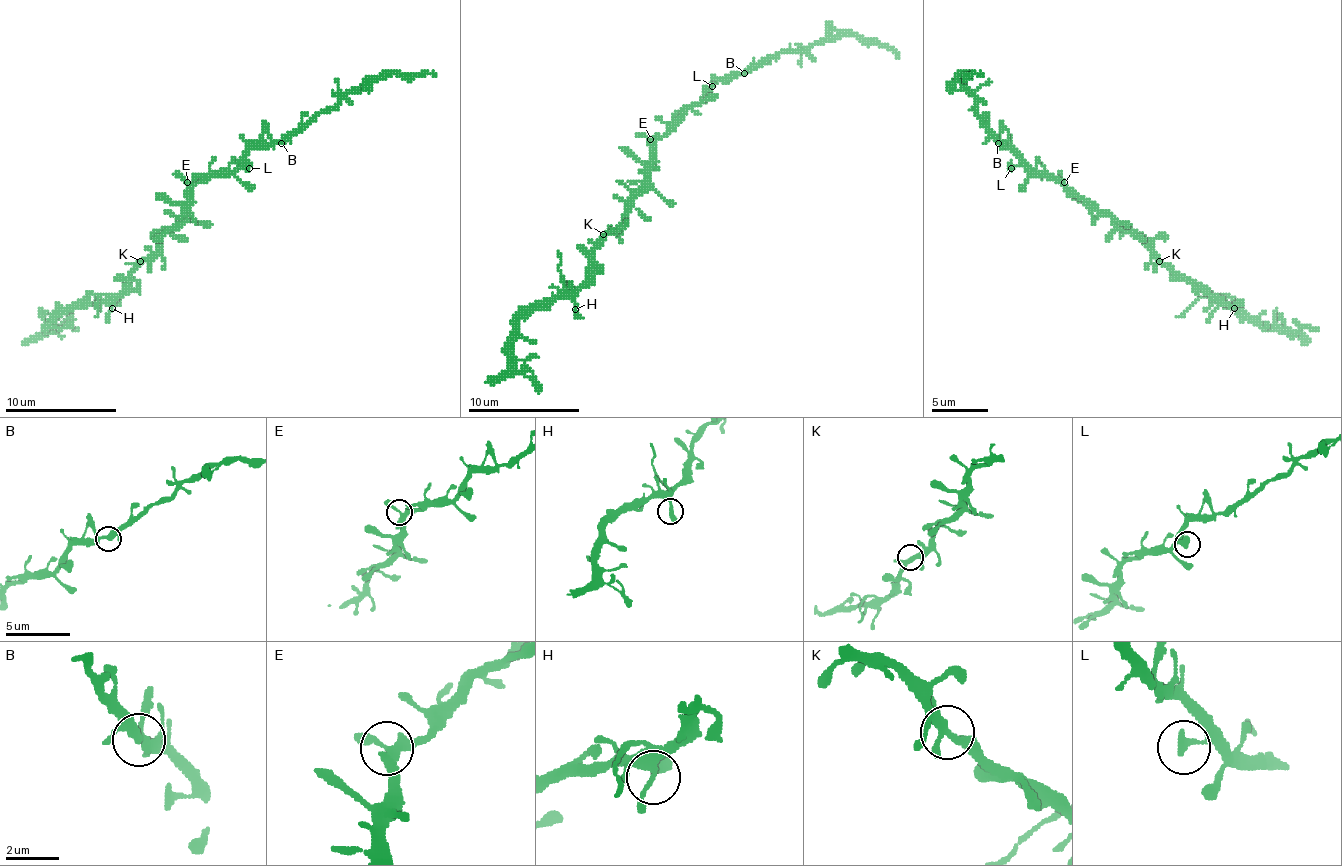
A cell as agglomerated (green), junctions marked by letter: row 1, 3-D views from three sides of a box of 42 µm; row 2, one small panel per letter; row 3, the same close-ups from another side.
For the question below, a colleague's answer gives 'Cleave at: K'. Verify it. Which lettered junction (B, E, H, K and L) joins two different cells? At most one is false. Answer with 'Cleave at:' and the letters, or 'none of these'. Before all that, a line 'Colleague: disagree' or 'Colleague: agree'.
Colleague: disagree
Cleave at: none of these

